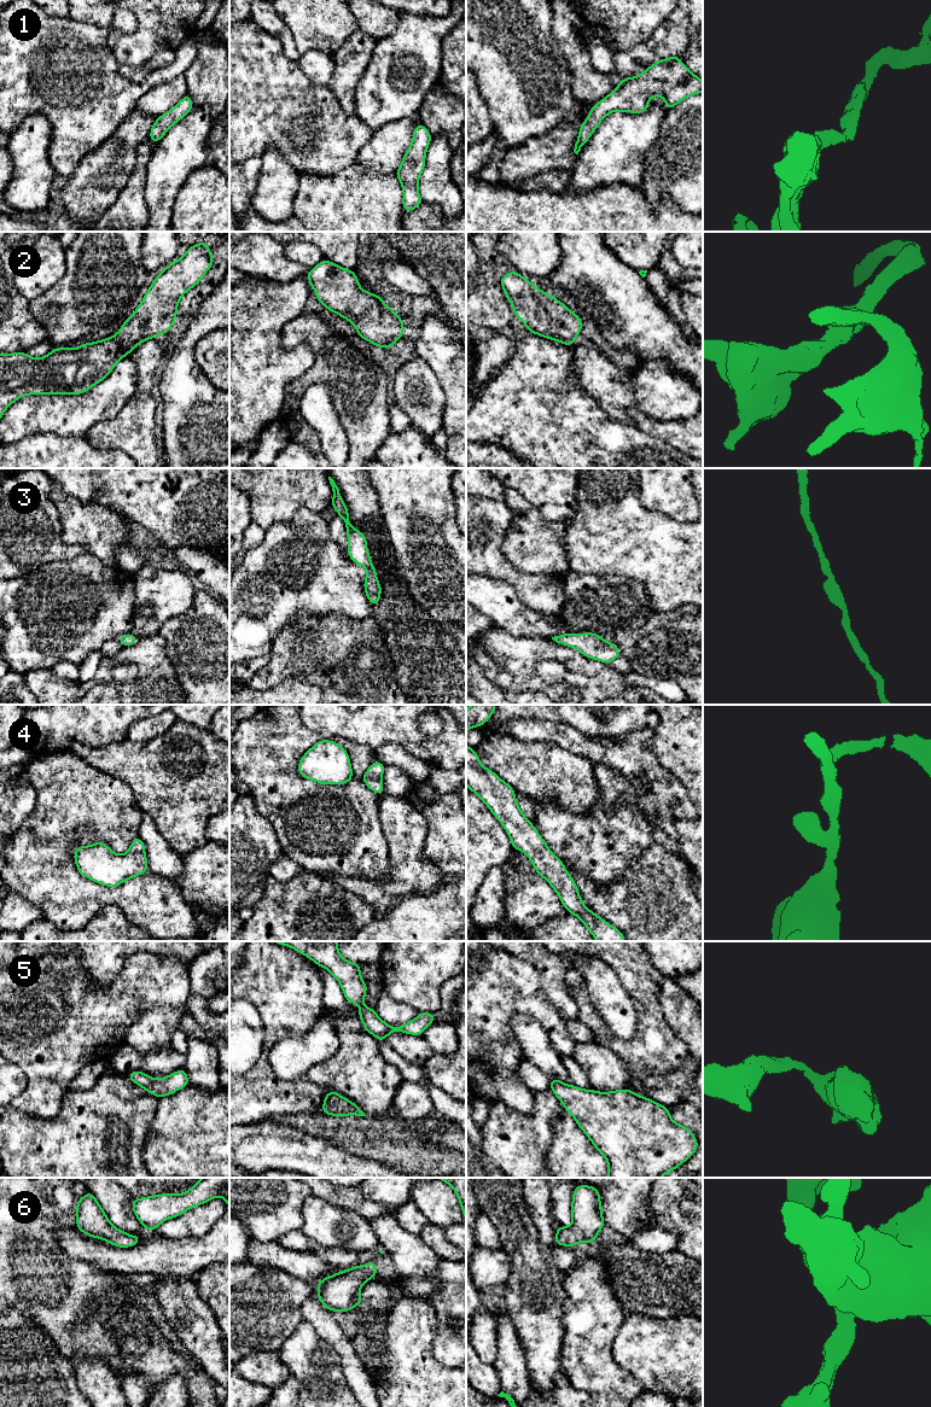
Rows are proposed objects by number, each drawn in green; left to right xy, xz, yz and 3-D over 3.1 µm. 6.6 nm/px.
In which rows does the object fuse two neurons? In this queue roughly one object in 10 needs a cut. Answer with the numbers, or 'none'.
none

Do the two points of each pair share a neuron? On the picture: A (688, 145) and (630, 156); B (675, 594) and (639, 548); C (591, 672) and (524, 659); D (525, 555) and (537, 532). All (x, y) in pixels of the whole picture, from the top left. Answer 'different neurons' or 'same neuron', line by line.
A: different neurons
B: same neuron
C: same neuron
D: same neuron

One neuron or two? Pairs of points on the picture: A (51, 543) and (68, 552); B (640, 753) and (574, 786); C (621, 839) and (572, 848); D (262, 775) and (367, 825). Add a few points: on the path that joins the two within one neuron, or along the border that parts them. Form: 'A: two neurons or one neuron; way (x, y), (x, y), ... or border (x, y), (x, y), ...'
A: one neuron; way (54, 547), (59, 552), (64, 552)
B: two neurons; border (568, 749), (585, 755), (594, 763)
C: one neuron; way (609, 839), (604, 841), (585, 841)
D: one neuron; way (289, 800), (295, 801), (319, 825), (341, 825)

